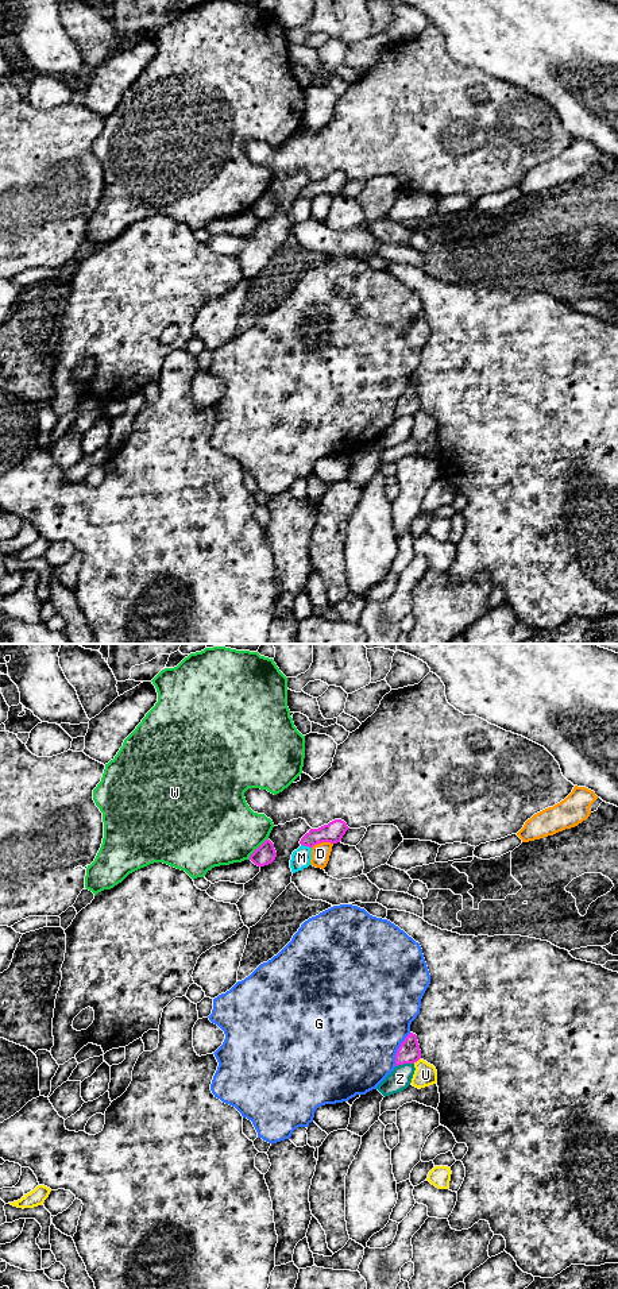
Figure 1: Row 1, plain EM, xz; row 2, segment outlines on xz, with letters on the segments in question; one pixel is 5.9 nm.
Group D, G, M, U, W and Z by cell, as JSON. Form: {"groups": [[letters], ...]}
{"groups": [["D"], ["G"], ["M"], ["U"], ["W"], ["Z"]]}

